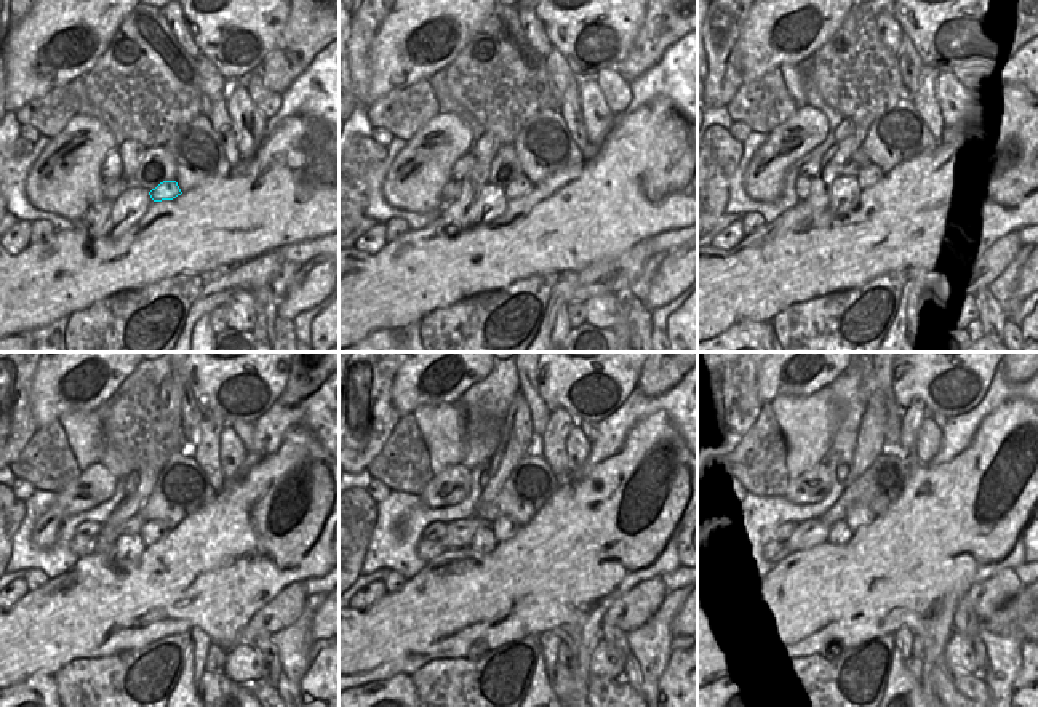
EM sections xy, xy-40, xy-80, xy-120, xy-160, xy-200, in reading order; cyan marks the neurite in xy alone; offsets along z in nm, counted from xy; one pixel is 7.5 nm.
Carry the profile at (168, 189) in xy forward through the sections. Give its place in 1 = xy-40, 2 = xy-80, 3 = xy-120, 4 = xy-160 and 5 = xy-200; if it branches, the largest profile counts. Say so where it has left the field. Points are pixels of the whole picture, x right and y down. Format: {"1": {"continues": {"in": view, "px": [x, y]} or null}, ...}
{"1": {"continues": {"in": "xy-40", "px": [522, 186]}}, "2": {"continues": {"in": "xy-80", "px": [870, 175]}}, "3": {"continues": {"in": "xy-120", "px": [151, 531]}}, "4": {"continues": {"in": "xy-160", "px": [504, 527]}}, "5": {"continues": {"in": "xy-200", "px": [858, 515]}}}

